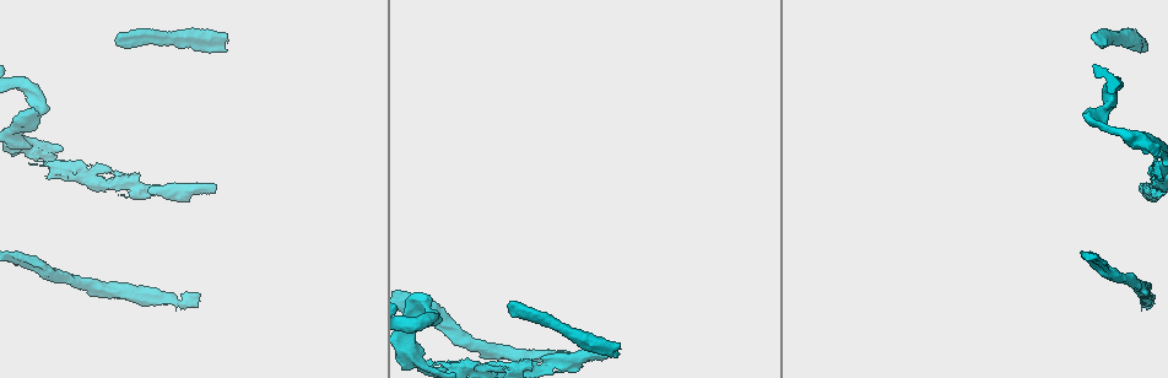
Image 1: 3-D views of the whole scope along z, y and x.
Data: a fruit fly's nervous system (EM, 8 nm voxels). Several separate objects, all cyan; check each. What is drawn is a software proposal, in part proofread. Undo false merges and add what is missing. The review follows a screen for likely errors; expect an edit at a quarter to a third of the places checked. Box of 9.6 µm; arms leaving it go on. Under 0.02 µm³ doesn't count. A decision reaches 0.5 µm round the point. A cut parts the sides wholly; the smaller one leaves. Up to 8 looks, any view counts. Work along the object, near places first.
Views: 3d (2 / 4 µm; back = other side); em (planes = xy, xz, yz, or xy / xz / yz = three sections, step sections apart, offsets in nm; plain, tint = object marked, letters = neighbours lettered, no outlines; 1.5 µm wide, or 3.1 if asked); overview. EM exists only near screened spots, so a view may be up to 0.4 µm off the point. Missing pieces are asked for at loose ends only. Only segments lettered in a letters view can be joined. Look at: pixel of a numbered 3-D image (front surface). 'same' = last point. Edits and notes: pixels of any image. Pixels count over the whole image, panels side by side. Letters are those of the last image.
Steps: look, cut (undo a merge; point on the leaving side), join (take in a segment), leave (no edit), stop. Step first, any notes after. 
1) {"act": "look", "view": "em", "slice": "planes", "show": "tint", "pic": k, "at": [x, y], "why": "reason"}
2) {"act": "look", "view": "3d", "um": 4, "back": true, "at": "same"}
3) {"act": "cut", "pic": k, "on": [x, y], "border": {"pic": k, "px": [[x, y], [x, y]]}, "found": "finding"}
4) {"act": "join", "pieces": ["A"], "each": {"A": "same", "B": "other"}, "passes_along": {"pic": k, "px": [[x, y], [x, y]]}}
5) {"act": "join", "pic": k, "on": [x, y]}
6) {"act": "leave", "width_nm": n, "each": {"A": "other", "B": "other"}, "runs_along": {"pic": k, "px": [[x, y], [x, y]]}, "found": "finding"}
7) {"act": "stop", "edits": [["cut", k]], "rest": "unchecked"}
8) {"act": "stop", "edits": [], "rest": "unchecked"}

{"act": "look", "view": "em", "slice": "yz", "step": 4, "show": "letters", "pic": 1, "at": [227, 50], "why": "an open end"}

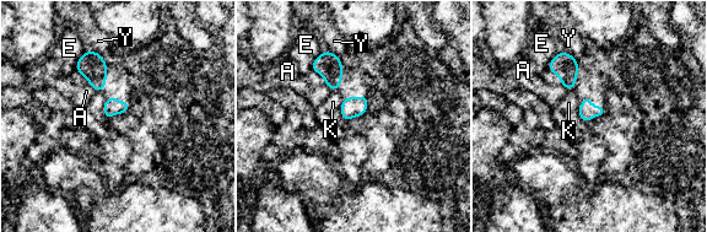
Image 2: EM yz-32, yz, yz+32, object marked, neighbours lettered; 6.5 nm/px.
{"act": "leave", "each": {"A": "other", "E": "other", "K": "other", "Y": "other"}, "border": {"pic": 2, "px": [[340, 100], [340, 116], [346, 123]]}, "found": "none of them fits"}

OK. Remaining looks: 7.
{"act": "look", "view": "em", "slice": "xy", "step": 8, "show": "tint", "pic": 1, "at": [1120, 136], "why": "sudden change in width"}

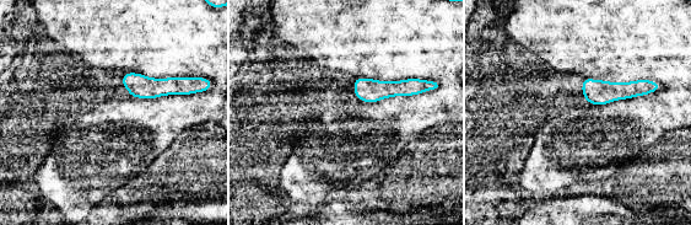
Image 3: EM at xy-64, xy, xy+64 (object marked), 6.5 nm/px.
{"act": "look", "view": "em", "slice": "xy", "step": 8, "show": "letters", "at": "same", "why": "what lies round it"}

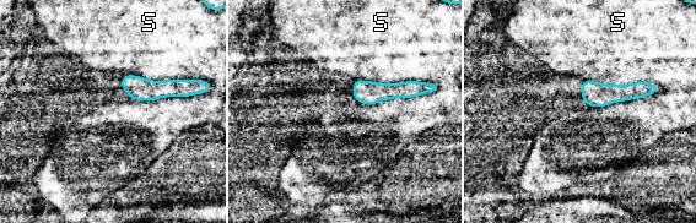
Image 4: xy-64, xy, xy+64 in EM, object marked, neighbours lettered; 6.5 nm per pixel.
{"act": "leave", "each": {"S": "other"}, "border": {"pic": 4, "px": [[652, 93], [607, 105], [588, 107]]}, "found": "one neuron here"}

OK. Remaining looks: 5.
{"act": "look", "view": "em", "slice": "planes", "show": "plain", "pic": 1, "at": [200, 294], "why": "free end"}

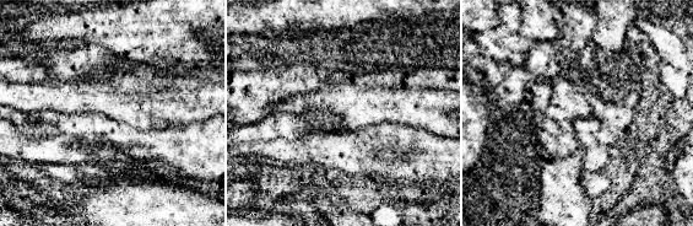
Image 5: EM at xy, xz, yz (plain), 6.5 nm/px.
{"act": "look", "view": "em", "slice": "planes", "show": "letters", "at": "same", "why": "see the neighbours"}

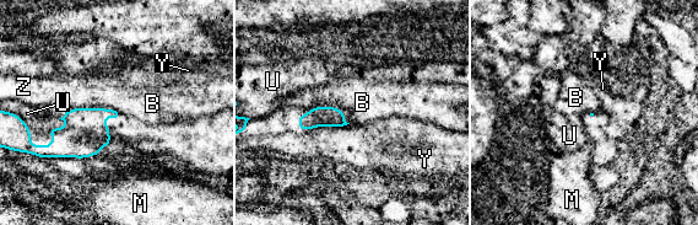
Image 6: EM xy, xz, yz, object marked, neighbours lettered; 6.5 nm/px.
{"act": "leave", "each": {"B": "other", "M": "other", "U": "other", "Y": "other", "Z": "other"}, "border": {"pic": 6, "px": [[325, 105], [339, 107], [348, 123]]}, "found": "no lettered segment goes on from it"}

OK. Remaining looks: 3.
{"act": "stop", "edits": [], "rest": "unchecked"}

